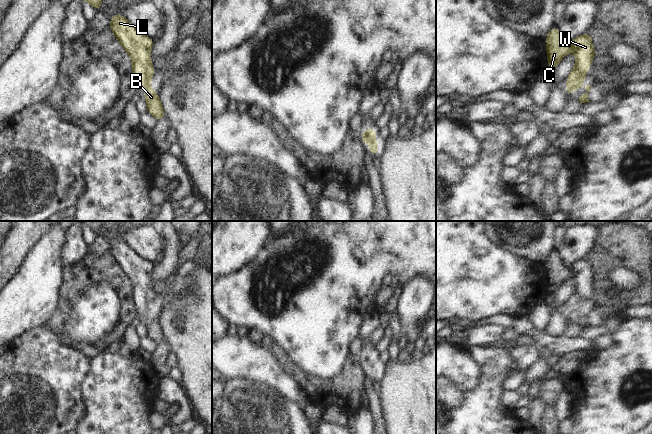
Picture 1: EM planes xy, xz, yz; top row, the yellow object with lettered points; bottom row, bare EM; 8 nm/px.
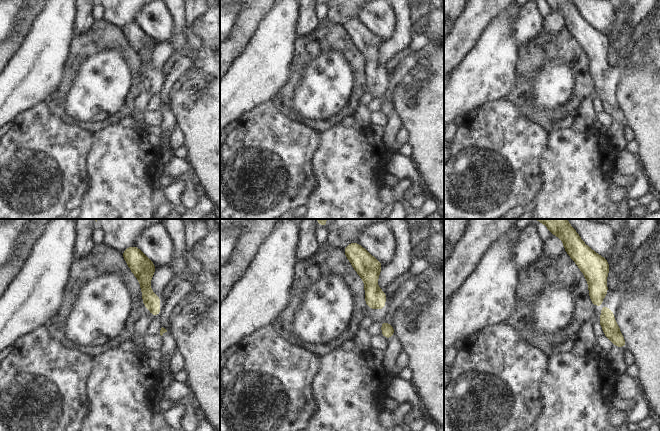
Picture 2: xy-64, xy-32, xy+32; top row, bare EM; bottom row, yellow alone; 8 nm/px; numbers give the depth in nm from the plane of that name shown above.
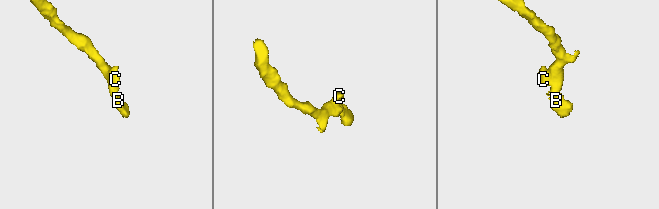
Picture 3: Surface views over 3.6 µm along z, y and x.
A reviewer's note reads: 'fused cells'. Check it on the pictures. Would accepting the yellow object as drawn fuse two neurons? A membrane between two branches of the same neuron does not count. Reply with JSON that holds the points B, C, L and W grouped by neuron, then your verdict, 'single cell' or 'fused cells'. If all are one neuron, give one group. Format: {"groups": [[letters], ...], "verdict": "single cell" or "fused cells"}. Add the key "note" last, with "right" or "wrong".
{"groups": [["B", "C", "L", "W"]], "verdict": "single cell", "note": "wrong"}

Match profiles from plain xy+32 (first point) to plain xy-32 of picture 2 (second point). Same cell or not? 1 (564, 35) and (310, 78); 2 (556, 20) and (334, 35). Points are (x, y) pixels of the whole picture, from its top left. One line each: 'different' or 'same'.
1: different
2: different

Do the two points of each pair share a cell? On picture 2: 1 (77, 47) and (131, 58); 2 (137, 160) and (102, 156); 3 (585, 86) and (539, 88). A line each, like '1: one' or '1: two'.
1: one
2: one
3: two

